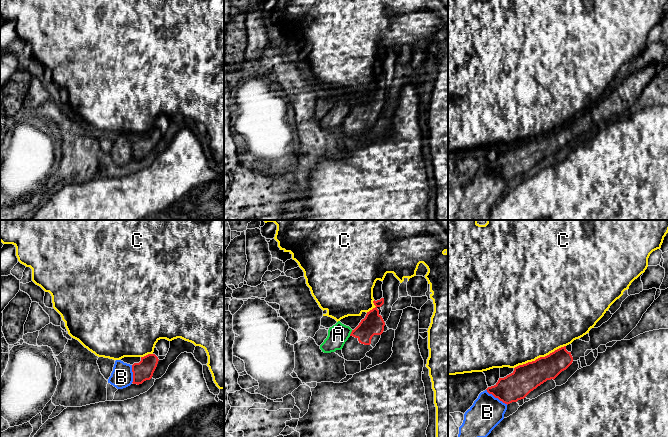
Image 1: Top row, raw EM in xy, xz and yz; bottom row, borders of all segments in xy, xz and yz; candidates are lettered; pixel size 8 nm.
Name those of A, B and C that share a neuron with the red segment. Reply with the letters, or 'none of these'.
none of these

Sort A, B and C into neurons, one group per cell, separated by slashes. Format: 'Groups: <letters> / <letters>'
Groups: A B / C

